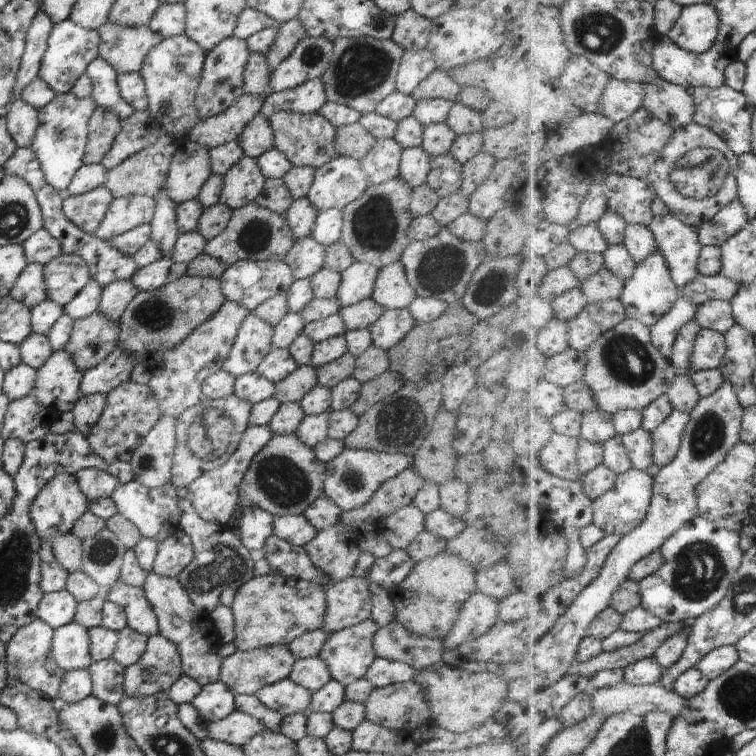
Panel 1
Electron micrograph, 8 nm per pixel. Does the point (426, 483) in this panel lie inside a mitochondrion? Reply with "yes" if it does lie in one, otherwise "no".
no

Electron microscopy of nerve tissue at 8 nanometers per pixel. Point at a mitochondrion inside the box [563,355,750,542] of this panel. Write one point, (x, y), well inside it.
(708, 434)

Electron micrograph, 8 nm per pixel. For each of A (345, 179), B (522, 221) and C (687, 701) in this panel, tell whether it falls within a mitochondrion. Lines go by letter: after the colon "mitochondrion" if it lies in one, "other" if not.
A: mitochondrion
B: other
C: other

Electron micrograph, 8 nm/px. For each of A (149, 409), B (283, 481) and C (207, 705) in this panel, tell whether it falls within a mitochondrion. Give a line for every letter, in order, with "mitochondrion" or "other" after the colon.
A: other
B: mitochondrion
C: other

